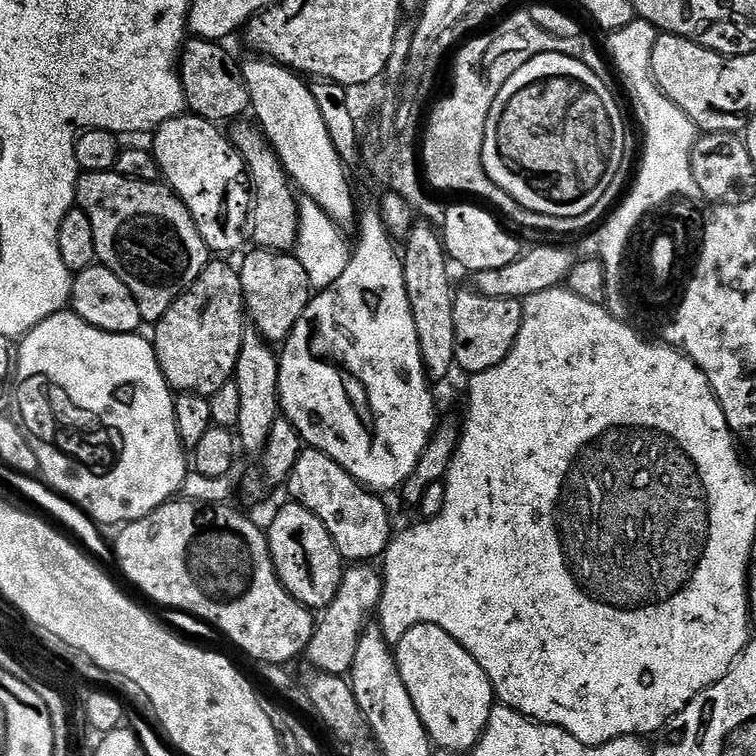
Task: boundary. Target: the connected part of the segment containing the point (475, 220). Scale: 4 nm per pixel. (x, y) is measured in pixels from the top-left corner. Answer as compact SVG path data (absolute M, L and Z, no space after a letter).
M476 202L464 203L468 204L448 204L444 208L446 224L442 227L442 241L447 259L453 265L461 264L469 274L510 266L510 262L522 255L519 242L495 220L497 217L487 207Z

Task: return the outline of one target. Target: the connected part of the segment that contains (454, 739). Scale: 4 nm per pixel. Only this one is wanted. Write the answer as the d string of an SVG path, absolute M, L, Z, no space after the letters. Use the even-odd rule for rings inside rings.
M416 624L403 633L395 641L394 655L396 664L412 660L412 656L428 656L428 668L424 668L424 672L416 668L416 672L412 672L412 680L404 683L406 690L437 749L445 748L448 752L460 754L469 752L480 741L494 707L492 683L482 666L470 658L468 651L457 640L433 624ZM424 640L428 640L432 648L416 648L416 644L424 644ZM432 656L436 656L436 668L432 668ZM428 676L432 676L432 684L416 684L416 680L428 680Z

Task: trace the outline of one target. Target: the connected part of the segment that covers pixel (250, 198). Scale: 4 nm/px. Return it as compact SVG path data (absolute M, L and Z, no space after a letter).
M185 114L157 128L151 137L152 144L150 143L150 151L156 157L156 165L160 168L163 183L175 192L176 197L186 206L186 210L190 210L198 226L198 234L202 234L208 251L212 254L238 251L243 246L244 239L249 239L248 227L254 212L254 188L250 183L248 167L244 165L244 159L240 157L235 143L229 137L227 140L219 130L221 129L209 120Z

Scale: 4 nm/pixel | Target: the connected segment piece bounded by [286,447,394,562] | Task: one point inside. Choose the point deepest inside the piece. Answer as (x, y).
(357, 521)

